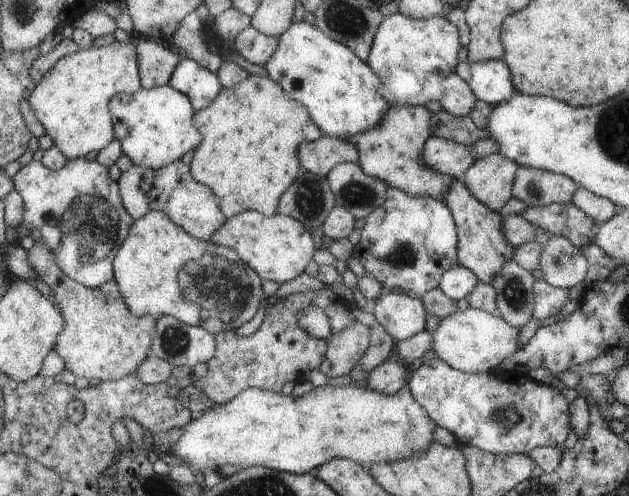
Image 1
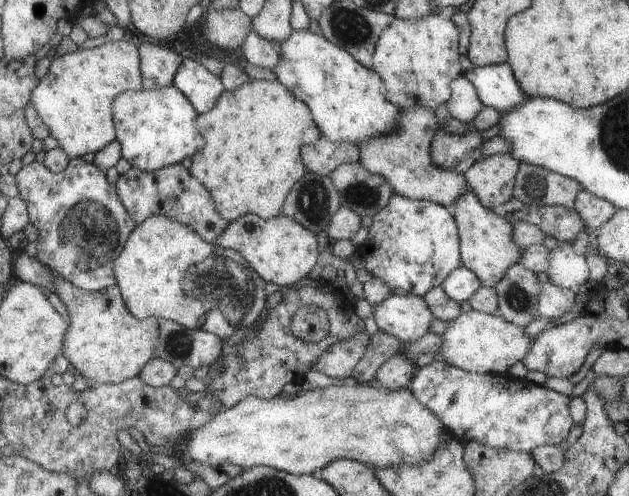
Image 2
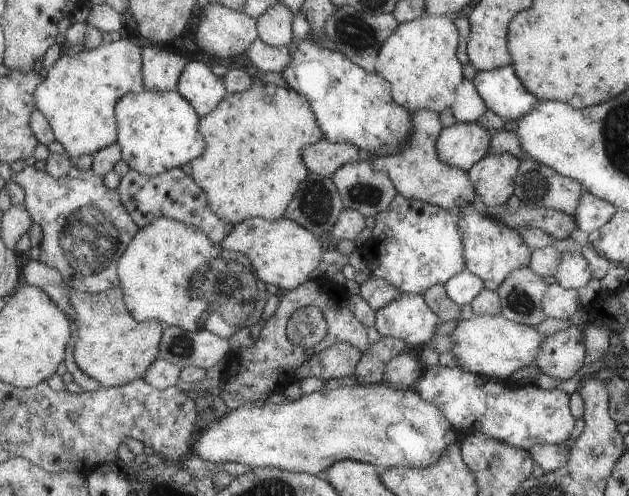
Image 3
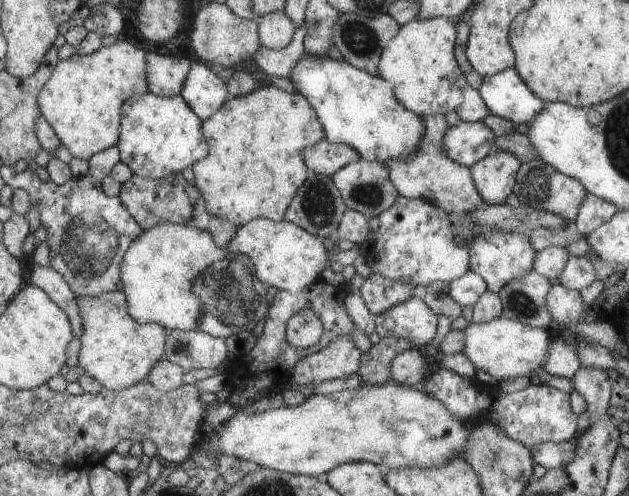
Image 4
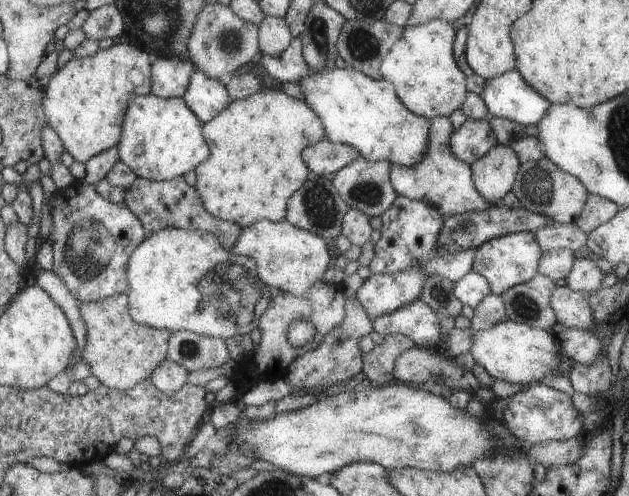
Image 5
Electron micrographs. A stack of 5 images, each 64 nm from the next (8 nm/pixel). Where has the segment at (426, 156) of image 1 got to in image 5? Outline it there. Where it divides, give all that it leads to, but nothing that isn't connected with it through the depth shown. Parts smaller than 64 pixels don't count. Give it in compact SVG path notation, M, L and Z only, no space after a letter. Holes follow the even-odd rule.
M487 118L467 119L451 134L450 146L455 158L473 163L497 144L497 136Z

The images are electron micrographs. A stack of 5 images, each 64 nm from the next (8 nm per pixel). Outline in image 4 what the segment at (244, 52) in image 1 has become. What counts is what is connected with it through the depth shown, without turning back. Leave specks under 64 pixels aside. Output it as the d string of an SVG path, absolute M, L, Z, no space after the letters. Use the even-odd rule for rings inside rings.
M301 24L294 28L291 35L290 44L279 50L269 50L259 45L255 50L252 59L257 68L262 70L267 76L277 76L277 78L289 78L291 68L297 64L297 60L303 56L303 38L306 28Z

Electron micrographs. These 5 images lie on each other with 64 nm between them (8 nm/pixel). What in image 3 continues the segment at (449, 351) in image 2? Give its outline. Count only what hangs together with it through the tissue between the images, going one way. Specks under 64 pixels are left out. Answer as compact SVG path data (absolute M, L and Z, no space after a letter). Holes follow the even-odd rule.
M472 314L470 318L458 320L455 330L451 332L451 338L453 338L453 348L449 352L453 354L455 362L461 368L493 380L504 381L509 380L509 376L517 369L531 367L531 362L535 362L535 357L538 356L543 342L543 336L533 327L511 322L500 314L495 316L475 316Z

